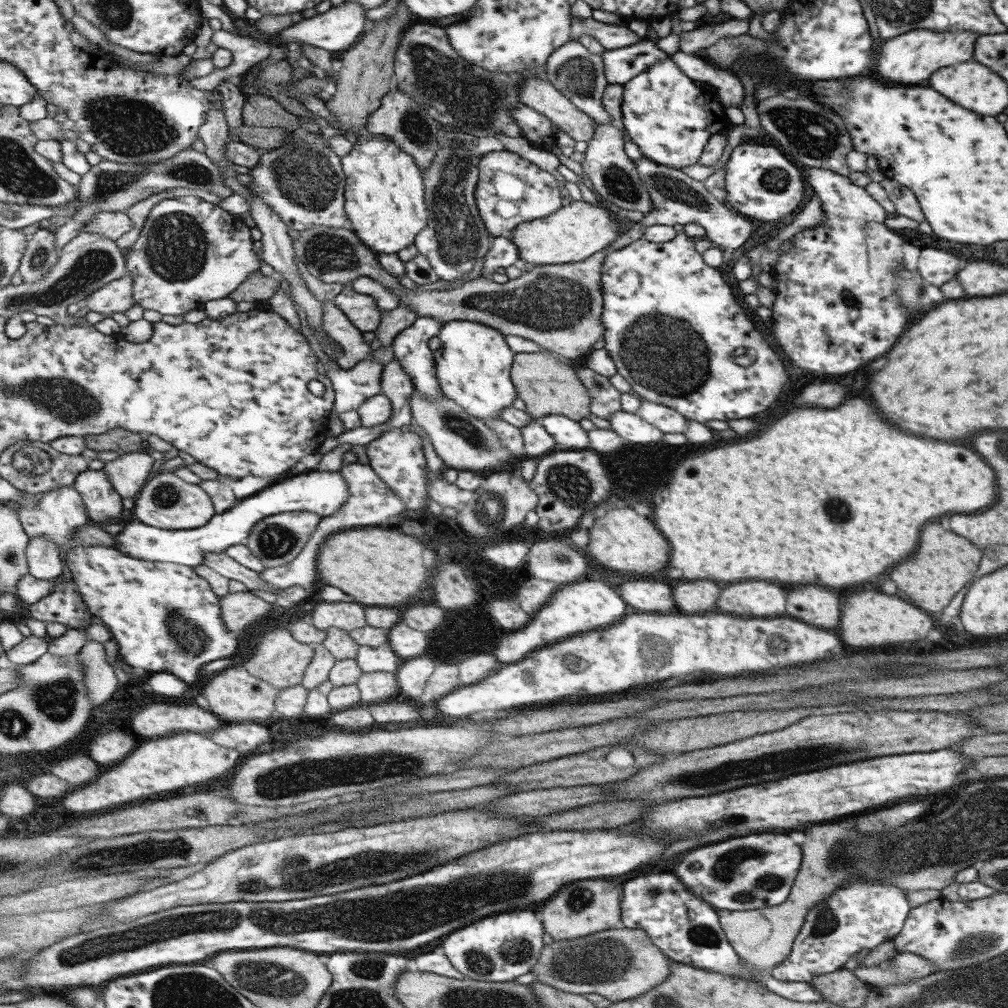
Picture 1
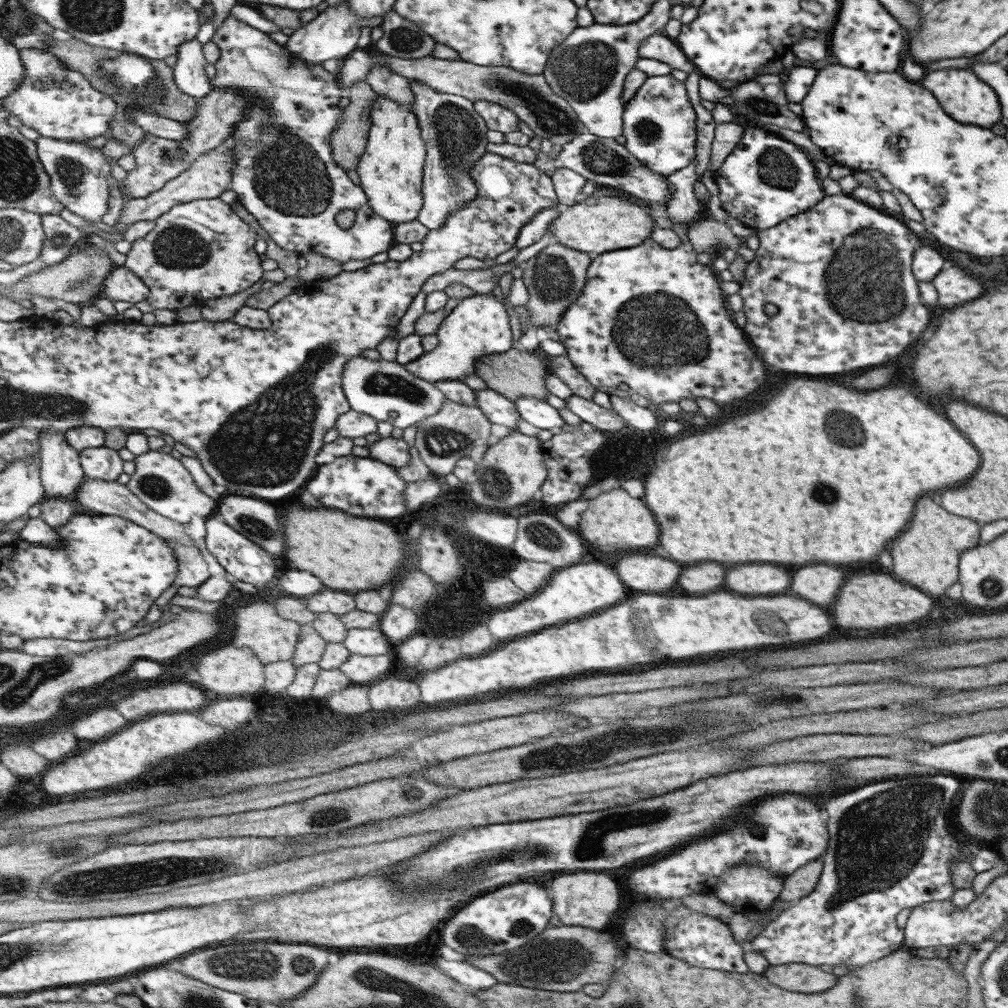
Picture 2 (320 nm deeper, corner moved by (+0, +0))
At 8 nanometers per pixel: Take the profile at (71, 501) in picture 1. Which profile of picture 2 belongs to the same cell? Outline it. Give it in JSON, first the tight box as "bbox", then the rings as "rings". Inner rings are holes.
{"bbox":[40,432,85,499],"rings":[[[41,432],[40,458],[43,486],[46,488],[47,496],[75,499],[85,474],[80,452],[68,443],[66,433]]]}

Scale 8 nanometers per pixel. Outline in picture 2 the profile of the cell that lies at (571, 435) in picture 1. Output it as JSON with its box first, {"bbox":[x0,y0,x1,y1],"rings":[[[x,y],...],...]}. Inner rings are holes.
{"bbox":[515,396,567,434],"rings":[[[522,396],[515,401],[522,418],[535,427],[557,434],[567,425],[565,419],[559,414],[559,409],[546,400]]]}

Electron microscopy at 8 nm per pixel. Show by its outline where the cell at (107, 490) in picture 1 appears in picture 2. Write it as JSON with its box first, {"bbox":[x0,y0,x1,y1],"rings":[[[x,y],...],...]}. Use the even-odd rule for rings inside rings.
{"bbox":[81,447,125,481],"rings":[[[106,447],[84,448],[81,452],[84,474],[91,478],[115,481],[125,472],[124,461],[117,449]]]}

